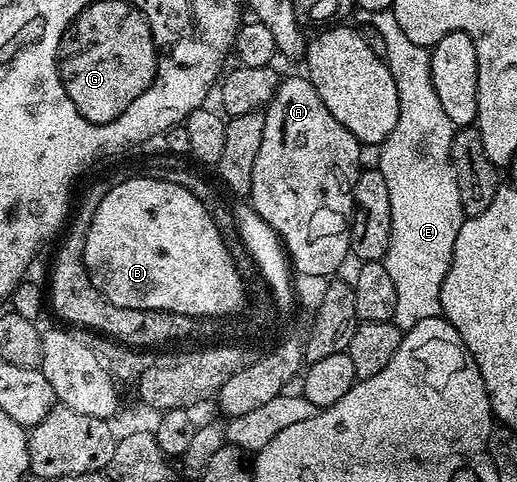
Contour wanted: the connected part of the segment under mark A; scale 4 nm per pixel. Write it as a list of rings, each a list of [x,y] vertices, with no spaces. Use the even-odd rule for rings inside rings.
[[[285,75],[283,79],[281,79],[274,98],[268,103],[267,109],[264,112],[262,146],[258,146],[258,158],[254,158],[254,182],[252,183],[252,191],[250,193],[250,203],[254,210],[256,210],[280,236],[280,241],[284,245],[284,251],[287,252],[291,267],[295,269],[297,273],[300,271],[304,276],[329,275],[328,277],[331,277],[333,274],[336,274],[331,274],[331,272],[338,271],[339,268],[343,266],[344,259],[349,259],[348,230],[354,211],[352,191],[362,171],[362,165],[360,165],[360,151],[362,151],[360,141],[354,138],[354,134],[350,134],[350,130],[346,130],[346,126],[342,126],[342,122],[338,122],[338,118],[334,118],[334,114],[330,114],[330,110],[326,110],[326,102],[322,102],[322,98],[318,98],[318,90],[314,90],[314,86],[307,78],[303,75]]]

